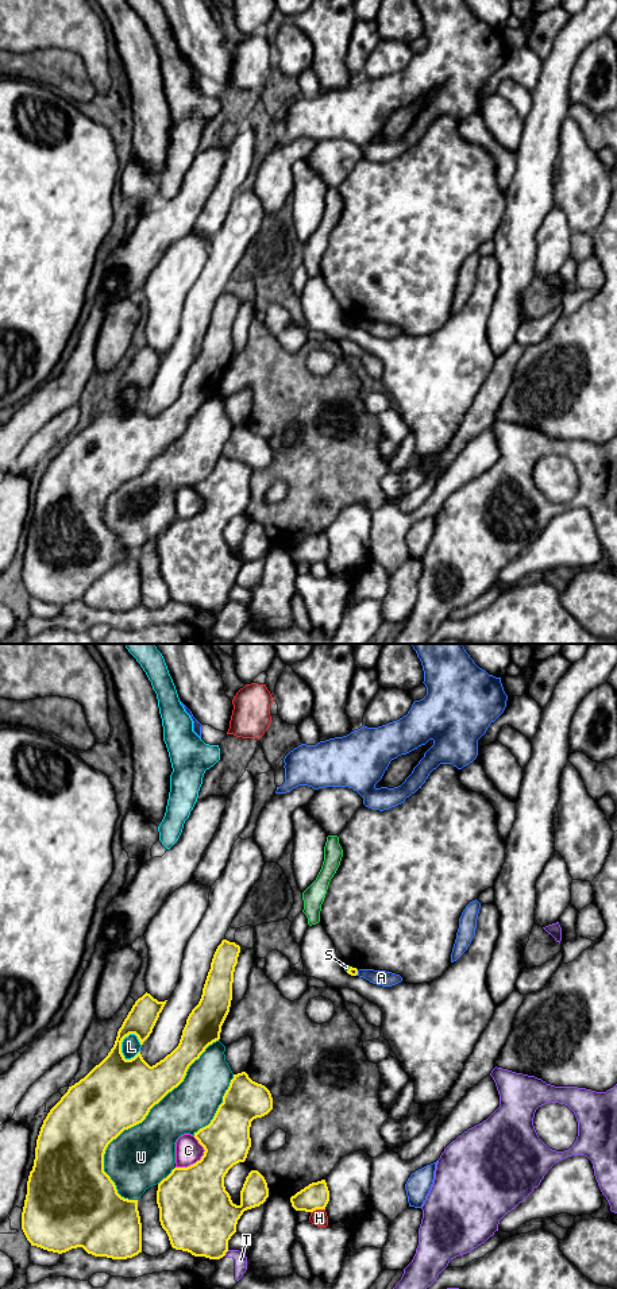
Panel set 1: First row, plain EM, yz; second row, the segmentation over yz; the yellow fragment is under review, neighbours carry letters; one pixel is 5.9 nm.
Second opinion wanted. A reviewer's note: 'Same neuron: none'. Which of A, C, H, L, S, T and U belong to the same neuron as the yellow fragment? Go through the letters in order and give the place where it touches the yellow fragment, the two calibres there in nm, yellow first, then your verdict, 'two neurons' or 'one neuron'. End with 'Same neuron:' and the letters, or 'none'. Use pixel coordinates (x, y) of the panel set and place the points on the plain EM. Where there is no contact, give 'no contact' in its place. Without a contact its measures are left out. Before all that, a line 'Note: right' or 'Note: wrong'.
Note: right
A: meets yellow in yz at (357, 325); 50 nm thick on the yellow side, 100 nm on the other; two neurons
C: meets yellow in yz at (200, 512); 400 nm thick on the yellow side, 160 nm on the other; two neurons
H: meets yellow in yz at (317, 560); 160 nm thick on the yellow side, 100 nm on the other; two neurons
L: meets yellow in yz at (120, 397); 360 nm thick on the yellow side, 110 nm on the other; two neurons
S: meets yellow in yz at (349, 321); 50 nm thick on the yellow side, 30 nm on the other; two neurons
T: meets yellow in yz at (226, 604); 420 nm thick on the yellow side, 80 nm on the other; two neurons
U: meets yellow in yz at (142, 473); 420 nm thick on the yellow side, 360 nm on the other; two neurons
Same neuron: none

